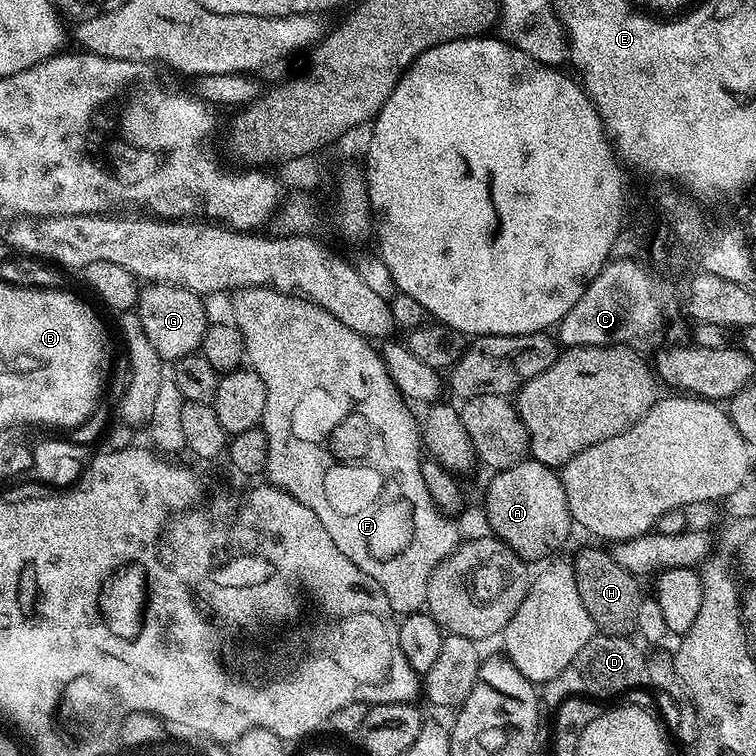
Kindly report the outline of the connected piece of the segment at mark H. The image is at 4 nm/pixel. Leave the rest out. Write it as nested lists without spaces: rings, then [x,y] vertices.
[[[596,547],[600,548],[582,549],[572,564],[572,569],[576,575],[578,594],[590,614],[593,625],[601,633],[610,636],[623,636],[631,633],[636,626],[642,599],[641,581],[632,576],[630,570],[618,566],[607,547]]]

